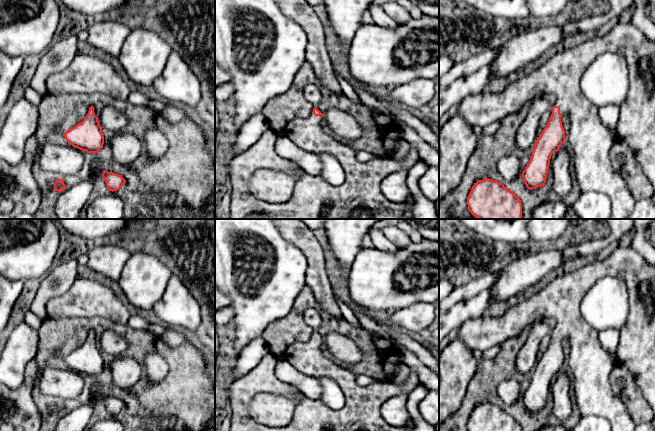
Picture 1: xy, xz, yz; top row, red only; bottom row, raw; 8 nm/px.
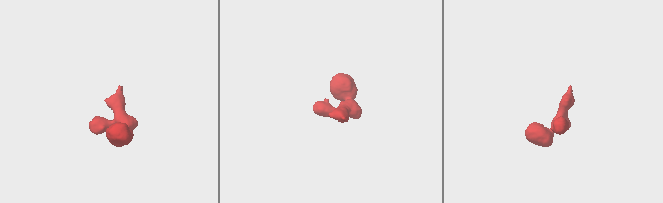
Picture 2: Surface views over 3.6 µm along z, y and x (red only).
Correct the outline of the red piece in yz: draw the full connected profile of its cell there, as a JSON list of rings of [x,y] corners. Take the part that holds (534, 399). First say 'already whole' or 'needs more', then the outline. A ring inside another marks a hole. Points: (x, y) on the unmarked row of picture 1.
needs more; [[[619,246],[610,256],[592,261],[582,268],[560,275],[540,291],[532,295],[526,294],[524,297],[519,298],[517,303],[511,306],[501,317],[495,318],[490,315],[482,315],[477,318],[467,319],[458,326],[457,339],[462,341],[470,350],[484,351],[501,344],[509,338],[515,337],[525,327],[542,322],[545,317],[554,318],[556,320],[556,327],[552,331],[552,338],[546,351],[533,369],[534,373],[530,385],[522,396],[523,405],[529,414],[545,409],[551,380],[565,366],[571,378],[578,410],[582,416],[596,415],[605,418],[610,423],[611,431],[635,431],[637,425],[630,415],[625,402],[613,392],[610,384],[610,373],[615,365],[620,363],[626,366],[634,377],[643,397],[651,406],[654,413],[653,417],[655,418],[655,265],[650,264],[631,246]],[[606,275],[624,279],[629,294],[630,311],[626,323],[619,329],[620,337],[615,353],[608,352],[603,347],[599,340],[598,332],[584,319],[580,311],[581,300],[585,294],[599,278]],[[563,338],[568,338],[570,342],[570,354],[567,363],[565,362],[565,354],[561,345]]]

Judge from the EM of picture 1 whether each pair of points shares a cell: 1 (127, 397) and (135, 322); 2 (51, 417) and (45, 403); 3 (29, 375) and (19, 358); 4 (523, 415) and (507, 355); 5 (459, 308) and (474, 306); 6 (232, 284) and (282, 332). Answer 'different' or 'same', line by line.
1: different
2: same
3: different
4: same
5: same
6: different

